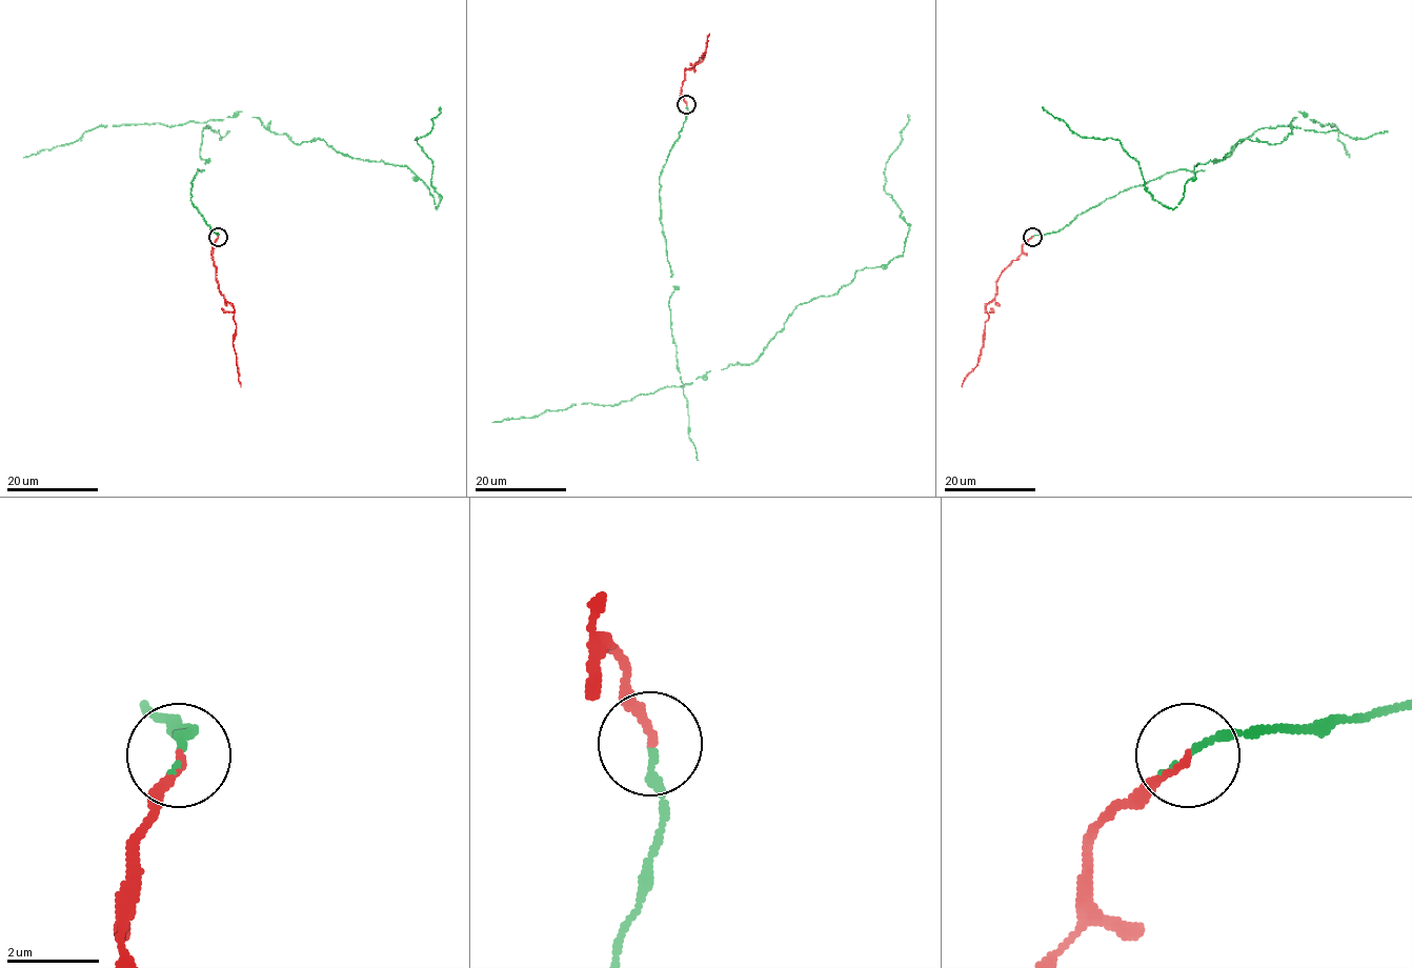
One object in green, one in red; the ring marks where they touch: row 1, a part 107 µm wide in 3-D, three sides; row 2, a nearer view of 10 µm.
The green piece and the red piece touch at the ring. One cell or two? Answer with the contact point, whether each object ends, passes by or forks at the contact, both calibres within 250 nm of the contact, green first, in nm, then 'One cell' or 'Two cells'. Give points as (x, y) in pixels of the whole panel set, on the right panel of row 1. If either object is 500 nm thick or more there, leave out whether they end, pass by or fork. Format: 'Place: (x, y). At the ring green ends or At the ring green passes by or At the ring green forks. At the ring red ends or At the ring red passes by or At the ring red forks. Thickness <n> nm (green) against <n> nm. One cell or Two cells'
Place: (1032, 237). At the ring green ends. At the ring red ends. Thickness 160 nm (green) against 160 nm. Two cells

